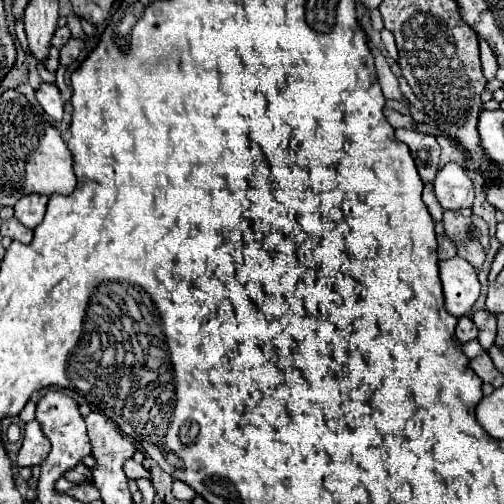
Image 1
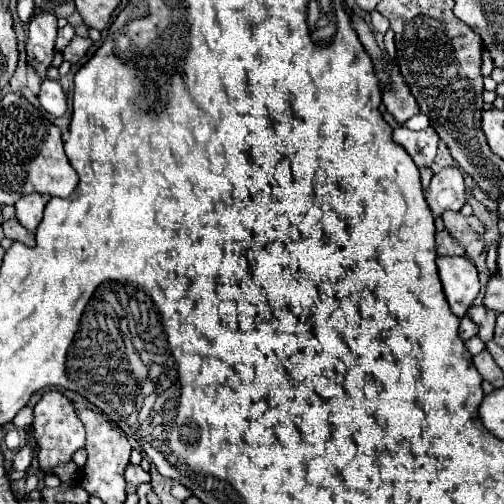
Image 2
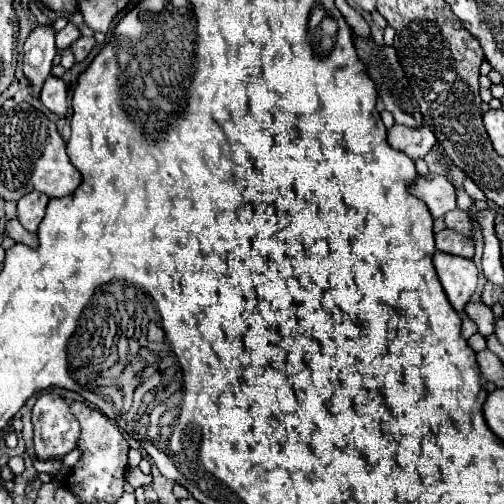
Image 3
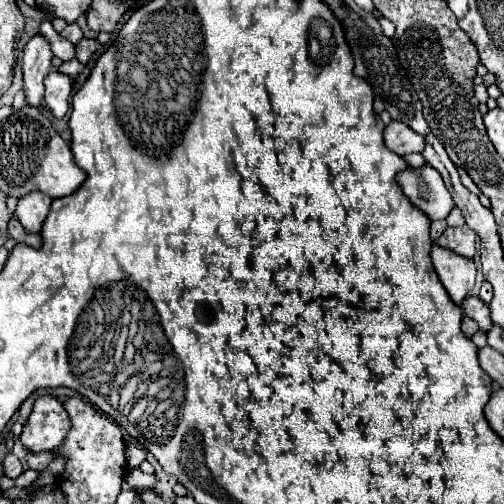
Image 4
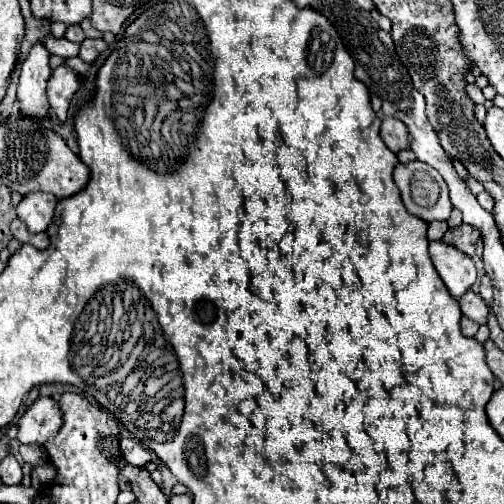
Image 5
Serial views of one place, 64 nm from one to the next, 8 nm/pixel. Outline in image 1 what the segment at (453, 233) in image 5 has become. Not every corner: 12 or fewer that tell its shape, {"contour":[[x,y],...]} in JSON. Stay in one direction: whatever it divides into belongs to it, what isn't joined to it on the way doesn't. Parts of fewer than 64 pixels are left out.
{"contour":[[446,234],[438,236],[438,258],[456,256],[454,242]]}

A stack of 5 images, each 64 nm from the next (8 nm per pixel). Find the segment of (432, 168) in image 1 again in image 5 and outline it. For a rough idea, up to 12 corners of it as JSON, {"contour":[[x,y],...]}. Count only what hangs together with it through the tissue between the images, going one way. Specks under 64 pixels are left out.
{"contour":[[384,116],[380,138],[392,152],[408,150],[408,132],[392,116]]}

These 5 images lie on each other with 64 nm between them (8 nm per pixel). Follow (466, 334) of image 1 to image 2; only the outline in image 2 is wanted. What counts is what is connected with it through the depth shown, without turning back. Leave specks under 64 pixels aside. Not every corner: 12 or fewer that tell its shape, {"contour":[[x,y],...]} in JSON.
{"contour":[[464,316],[460,320],[460,338],[476,336],[476,324]]}

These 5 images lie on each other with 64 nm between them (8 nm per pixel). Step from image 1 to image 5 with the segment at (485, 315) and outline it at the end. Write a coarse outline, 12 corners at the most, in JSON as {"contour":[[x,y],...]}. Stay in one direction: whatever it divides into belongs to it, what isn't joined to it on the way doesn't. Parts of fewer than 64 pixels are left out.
{"contour":[[472,290],[458,298],[464,316],[478,324],[488,322],[486,302]]}

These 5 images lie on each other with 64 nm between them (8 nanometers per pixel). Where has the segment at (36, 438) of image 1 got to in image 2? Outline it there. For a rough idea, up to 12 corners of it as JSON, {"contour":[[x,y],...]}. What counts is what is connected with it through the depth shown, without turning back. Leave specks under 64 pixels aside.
{"contour":[[28,444],[14,456],[14,470],[26,470],[36,454]]}

